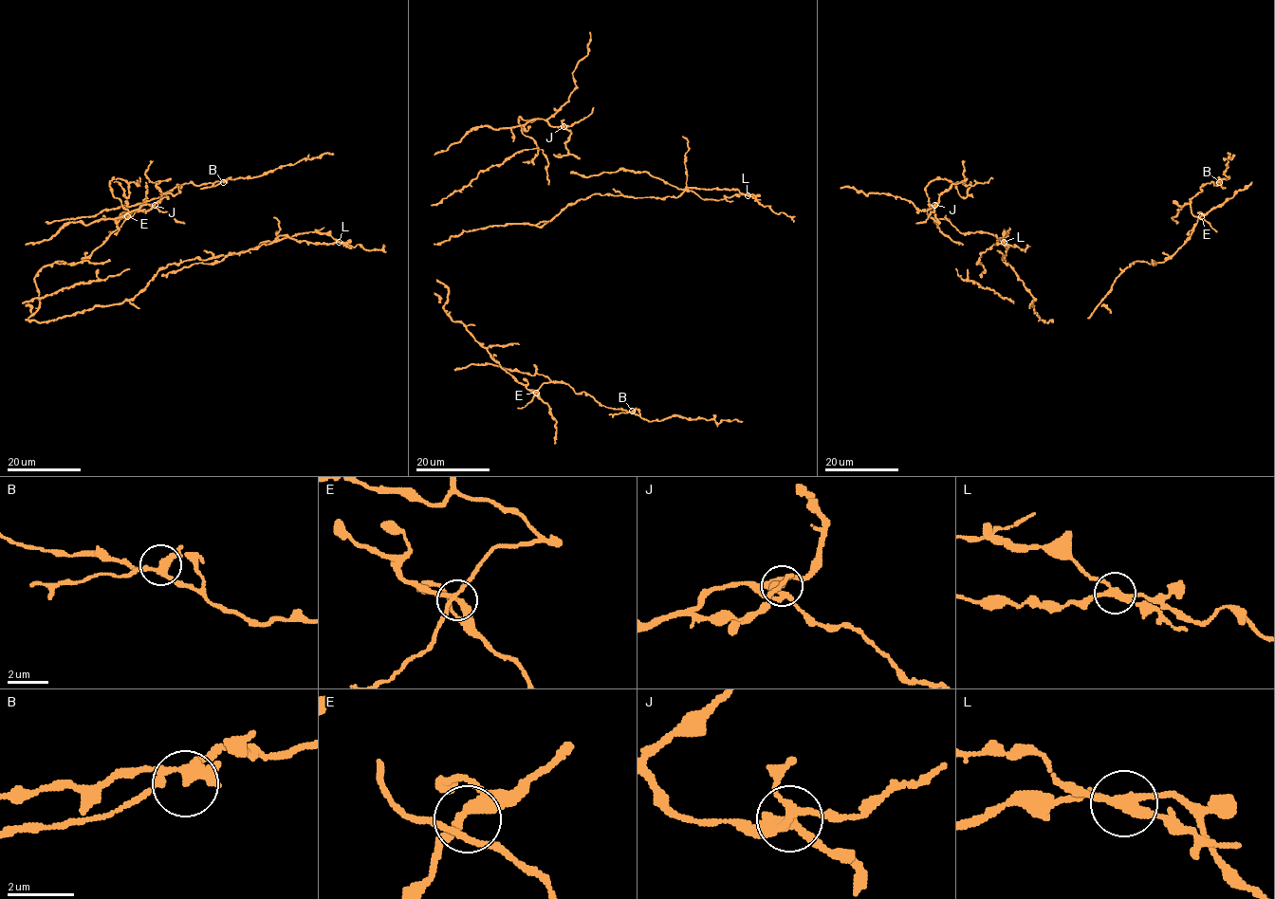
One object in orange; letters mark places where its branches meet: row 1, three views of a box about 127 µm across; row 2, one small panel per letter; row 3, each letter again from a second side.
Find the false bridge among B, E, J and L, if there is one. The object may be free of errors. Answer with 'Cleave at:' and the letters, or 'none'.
Cleave at: L

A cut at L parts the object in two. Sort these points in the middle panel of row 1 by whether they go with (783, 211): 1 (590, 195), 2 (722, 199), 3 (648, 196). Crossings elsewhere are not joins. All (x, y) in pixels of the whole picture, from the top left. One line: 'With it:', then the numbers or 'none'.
With it: 1, 3

